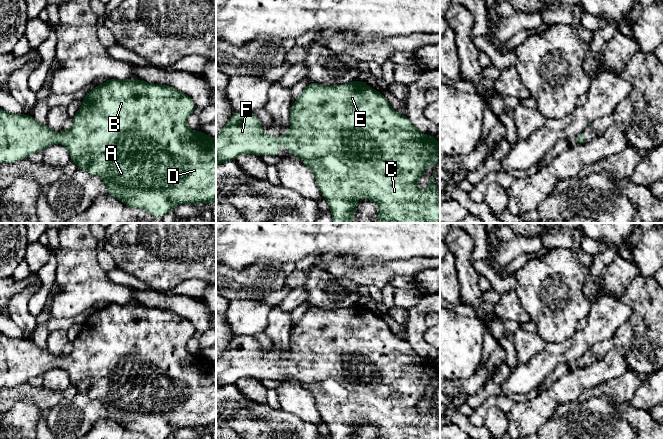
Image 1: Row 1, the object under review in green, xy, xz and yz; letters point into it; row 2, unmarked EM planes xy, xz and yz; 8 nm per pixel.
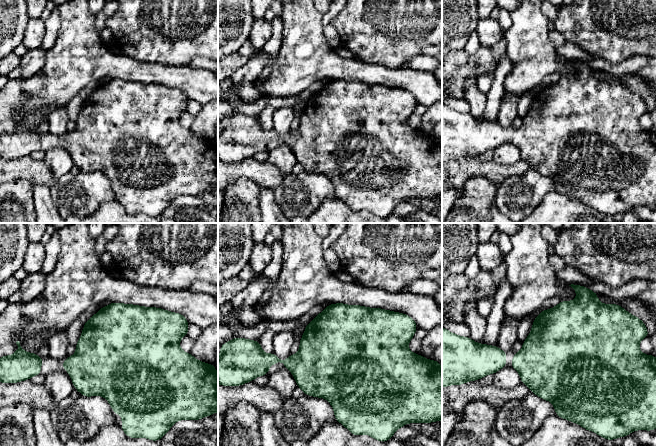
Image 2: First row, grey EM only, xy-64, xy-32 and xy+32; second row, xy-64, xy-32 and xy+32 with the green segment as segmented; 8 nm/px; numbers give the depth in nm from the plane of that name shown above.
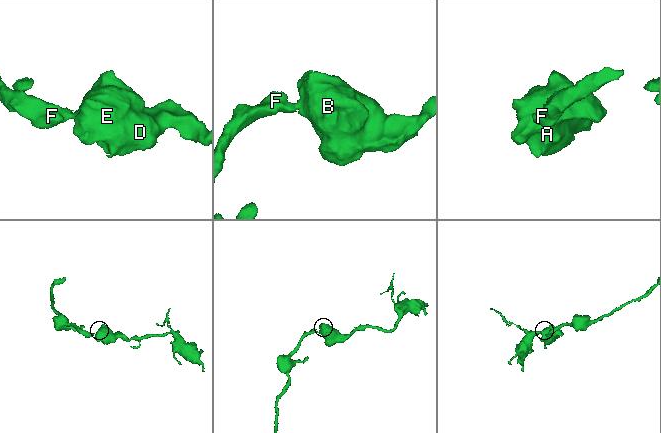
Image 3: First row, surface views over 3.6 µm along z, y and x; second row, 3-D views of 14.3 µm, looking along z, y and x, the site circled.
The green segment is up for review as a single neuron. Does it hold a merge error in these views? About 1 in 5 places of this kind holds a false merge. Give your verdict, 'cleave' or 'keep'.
keep

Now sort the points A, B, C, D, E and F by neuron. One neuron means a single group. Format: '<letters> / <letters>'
A B C D E F

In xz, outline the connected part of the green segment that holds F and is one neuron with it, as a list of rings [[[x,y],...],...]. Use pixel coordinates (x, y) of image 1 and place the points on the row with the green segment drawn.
[[[354,81],[347,84],[324,86],[315,82],[310,83],[302,94],[290,107],[291,128],[283,137],[268,136],[263,132],[260,119],[255,113],[236,112],[231,116],[224,128],[216,135],[216,165],[223,162],[235,160],[241,154],[279,155],[279,146],[284,144],[290,153],[299,157],[302,162],[308,166],[314,173],[316,184],[325,198],[332,212],[333,223],[357,223],[352,220],[352,215],[356,206],[359,204],[358,198],[364,196],[374,202],[378,208],[377,223],[440,223],[440,192],[436,190],[434,183],[434,171],[430,177],[429,187],[422,191],[417,186],[417,181],[425,173],[427,164],[432,163],[435,166],[438,161],[440,144],[436,142],[436,136],[428,136],[419,131],[417,127],[409,120],[407,116],[400,115],[393,110],[383,94],[374,90],[369,85],[361,81]]]

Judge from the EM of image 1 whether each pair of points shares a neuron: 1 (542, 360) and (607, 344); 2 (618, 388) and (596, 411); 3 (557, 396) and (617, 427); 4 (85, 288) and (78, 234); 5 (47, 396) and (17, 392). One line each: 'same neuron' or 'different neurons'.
1: different neurons
2: different neurons
3: different neurons
4: same neuron
5: same neuron

